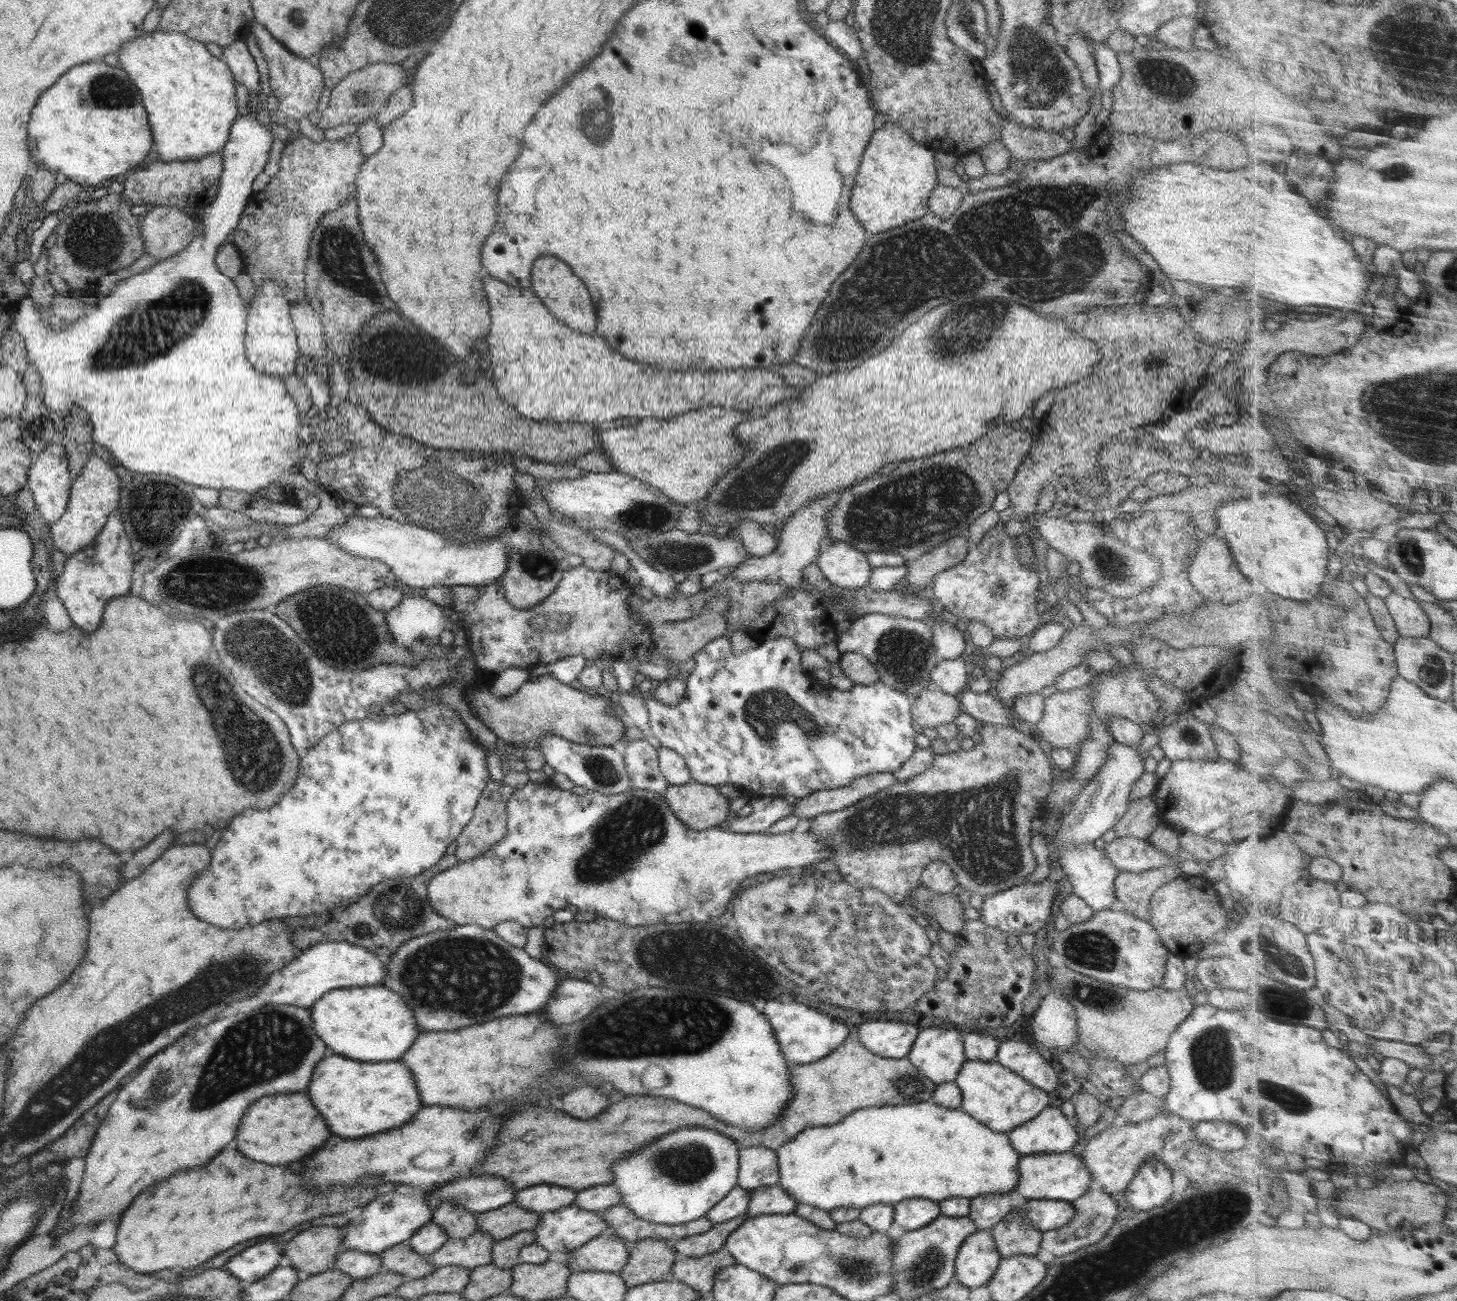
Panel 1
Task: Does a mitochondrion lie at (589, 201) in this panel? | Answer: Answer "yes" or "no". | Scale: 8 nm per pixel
no

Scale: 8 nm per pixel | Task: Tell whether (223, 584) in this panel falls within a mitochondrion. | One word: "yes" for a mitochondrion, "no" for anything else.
yes

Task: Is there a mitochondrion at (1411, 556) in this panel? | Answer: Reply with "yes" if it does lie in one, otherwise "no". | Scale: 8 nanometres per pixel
yes

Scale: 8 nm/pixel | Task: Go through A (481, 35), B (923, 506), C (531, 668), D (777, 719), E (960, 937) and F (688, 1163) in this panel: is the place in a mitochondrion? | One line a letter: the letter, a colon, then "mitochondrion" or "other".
A: other
B: mitochondrion
C: other
D: mitochondrion
E: other
F: mitochondrion

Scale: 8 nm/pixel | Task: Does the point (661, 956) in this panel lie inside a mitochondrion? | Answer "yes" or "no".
yes

